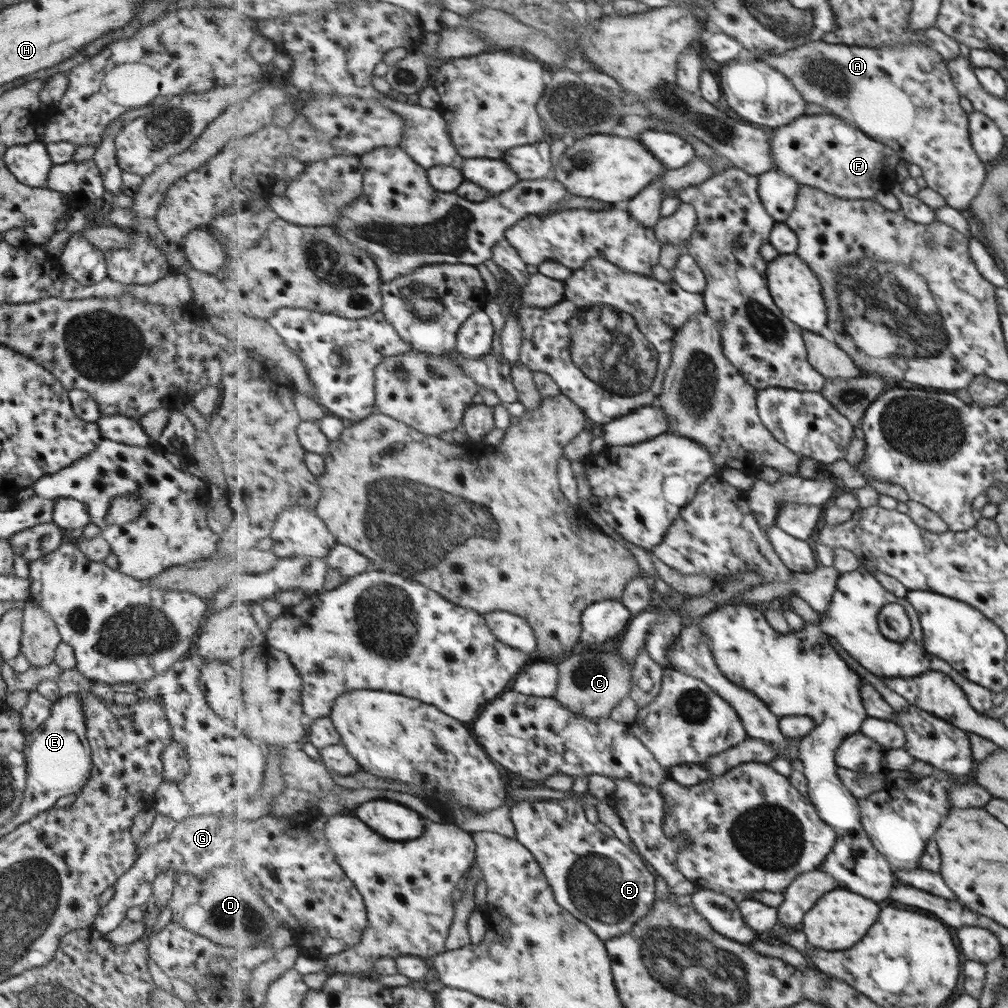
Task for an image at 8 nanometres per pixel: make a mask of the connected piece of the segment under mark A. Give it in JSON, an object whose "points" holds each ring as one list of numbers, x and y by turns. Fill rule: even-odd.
{"points":[[815,41,785,51,783,55,767,53,765,58,757,56,755,59,763,60,783,72,808,102,823,106,833,115,857,124,857,128,861,128,867,136,890,146,909,164,919,166,926,187,940,194,947,206,957,210,965,209,969,200,977,194,983,178,986,178,985,168,972,148,971,138,967,138,968,116,963,114,957,104,959,96,951,73,947,74,947,64,933,49,917,43,911,45,909,42,901,47,883,45,871,48]]}

